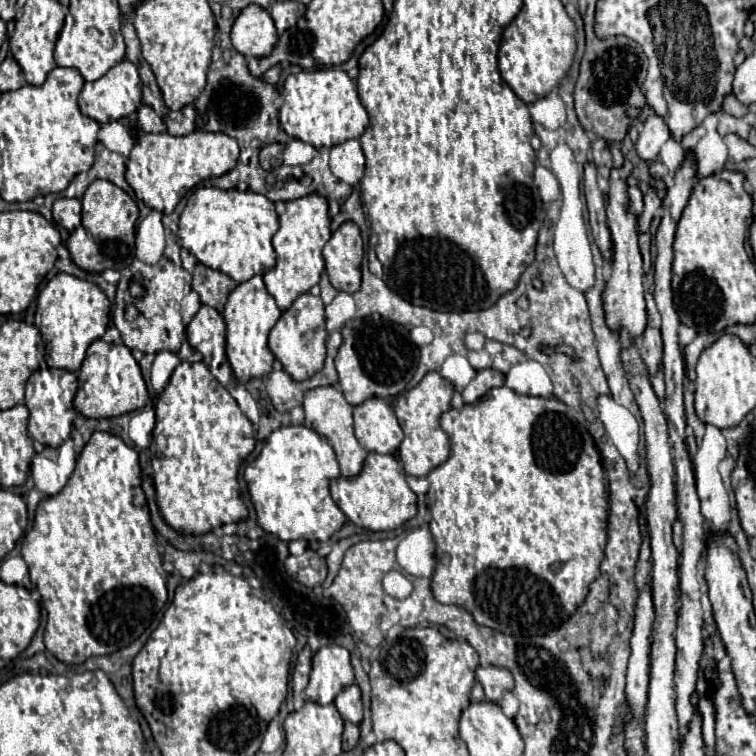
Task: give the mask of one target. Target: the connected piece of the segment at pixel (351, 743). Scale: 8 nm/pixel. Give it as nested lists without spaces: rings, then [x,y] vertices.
[[[346,721],[346,725],[344,725],[344,751],[352,751],[358,745],[358,739],[360,739],[358,725],[352,725]]]

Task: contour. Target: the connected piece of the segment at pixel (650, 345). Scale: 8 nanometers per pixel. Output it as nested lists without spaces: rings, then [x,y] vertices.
[[[646,325],[644,333],[636,339],[638,351],[642,351],[642,359],[650,371],[650,375],[656,373],[658,363],[662,361],[662,337],[660,337],[660,329]]]

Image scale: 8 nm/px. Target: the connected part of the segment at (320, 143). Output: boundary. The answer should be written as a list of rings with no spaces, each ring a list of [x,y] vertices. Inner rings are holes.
[[[325,67],[324,69],[304,70],[290,75],[284,83],[280,125],[292,139],[320,147],[334,147],[346,139],[356,139],[362,135],[368,123],[368,113],[358,99],[356,83],[346,75],[346,71]]]

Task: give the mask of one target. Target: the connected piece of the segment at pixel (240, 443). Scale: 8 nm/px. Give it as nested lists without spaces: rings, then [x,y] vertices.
[[[184,361],[174,369],[166,389],[158,397],[154,435],[166,437],[166,449],[152,457],[152,469],[156,503],[164,521],[172,529],[182,535],[204,535],[216,527],[248,519],[248,509],[240,497],[238,469],[256,445],[254,429],[234,397],[212,377],[204,363]]]

